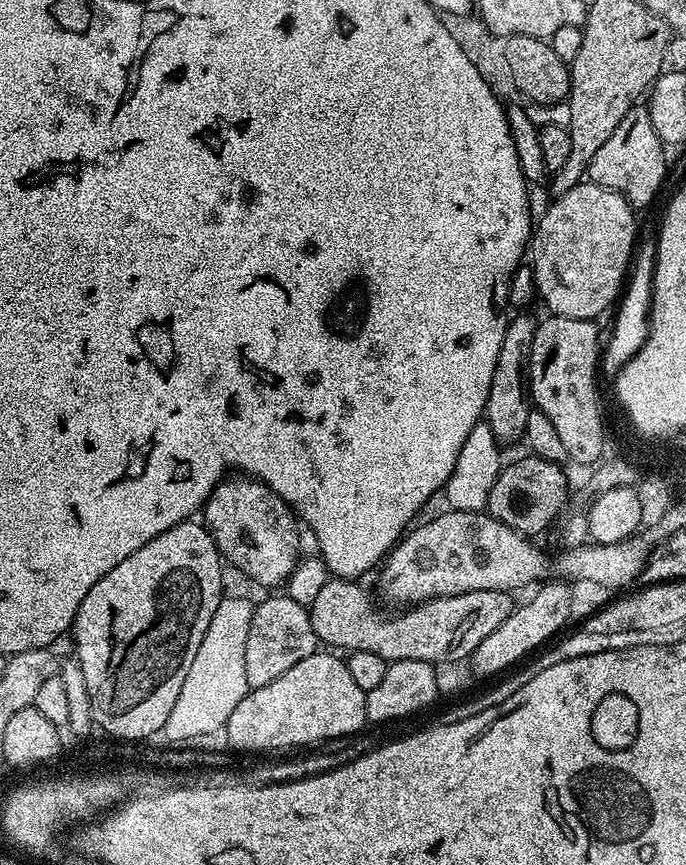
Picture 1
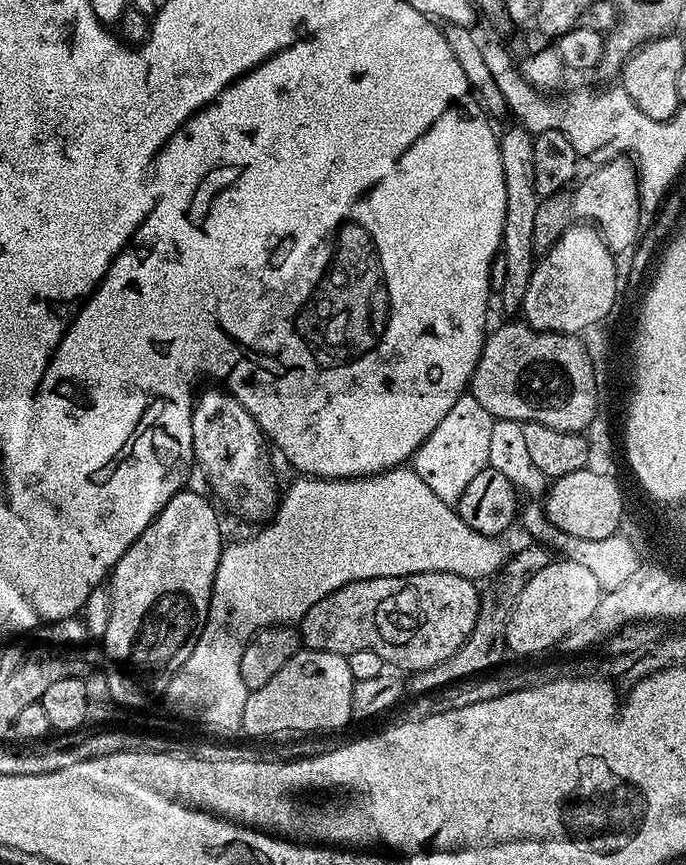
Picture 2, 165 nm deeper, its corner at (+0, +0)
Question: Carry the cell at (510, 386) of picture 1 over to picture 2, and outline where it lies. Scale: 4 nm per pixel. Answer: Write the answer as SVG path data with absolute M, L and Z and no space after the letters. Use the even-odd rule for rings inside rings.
M515 126L499 133L502 175L506 177L506 222L502 230L502 258L506 262L506 286L498 294L500 304L508 312L519 313L524 307L526 286L538 263L534 250L534 214L542 199L534 190L534 136L527 127Z

